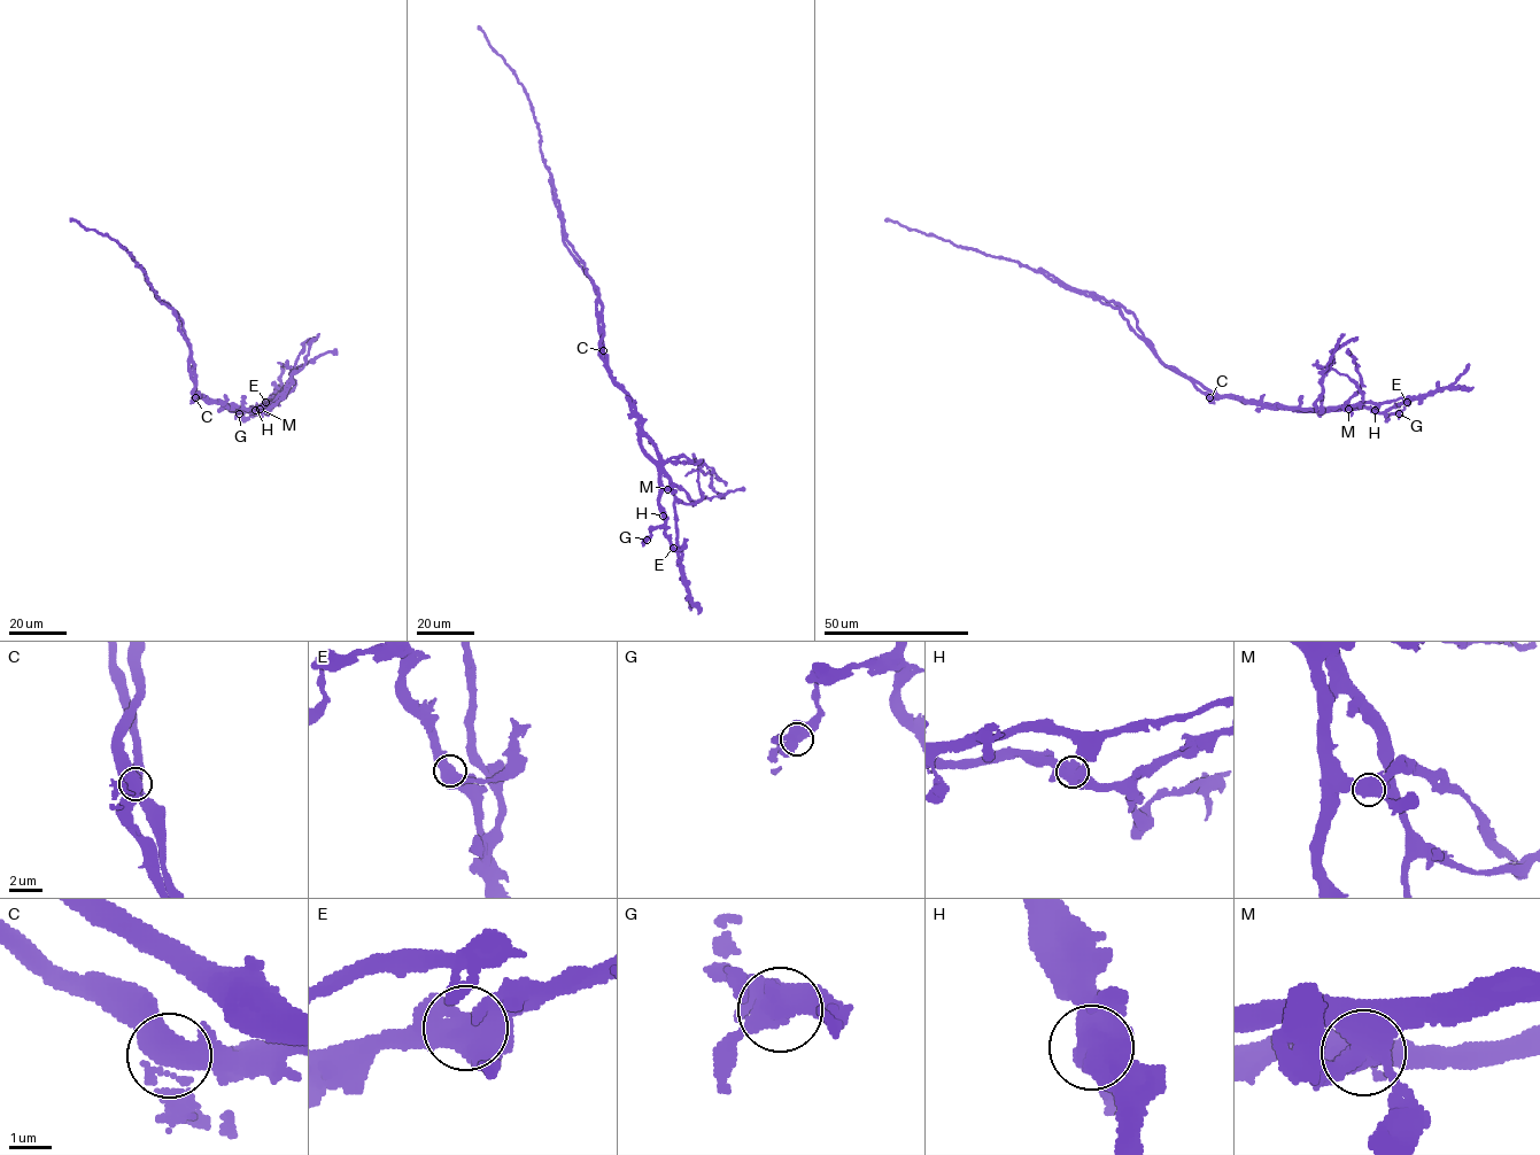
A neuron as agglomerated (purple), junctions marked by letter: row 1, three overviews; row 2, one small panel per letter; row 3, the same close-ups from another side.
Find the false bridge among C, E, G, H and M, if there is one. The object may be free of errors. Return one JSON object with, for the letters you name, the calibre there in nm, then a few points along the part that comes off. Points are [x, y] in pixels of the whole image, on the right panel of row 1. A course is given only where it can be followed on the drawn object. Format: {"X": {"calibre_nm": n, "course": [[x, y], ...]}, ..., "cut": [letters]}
{"M": {"calibre_nm": 550, "course": [[1348, 409], [1304, 410], [1215, 395], [1160, 359], [1132, 312], [1100, 296], [1073, 289], [1038, 269]]}, "cut": ["M"]}

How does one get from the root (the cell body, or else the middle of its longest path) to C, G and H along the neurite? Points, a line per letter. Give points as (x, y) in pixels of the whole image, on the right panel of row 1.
C: (1161, 362), (1175, 367), (1209, 397)
G: (1161, 362), (1220, 395), (1238, 395), (1277, 409), (1326, 411), (1370, 407), (1387, 417), (1399, 413)
H: (1161, 362), (1220, 395), (1238, 395), (1277, 409), (1375, 410)

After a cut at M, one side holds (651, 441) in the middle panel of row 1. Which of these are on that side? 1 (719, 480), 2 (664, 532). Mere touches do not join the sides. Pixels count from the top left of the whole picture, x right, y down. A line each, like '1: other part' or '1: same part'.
1: same part
2: other part

